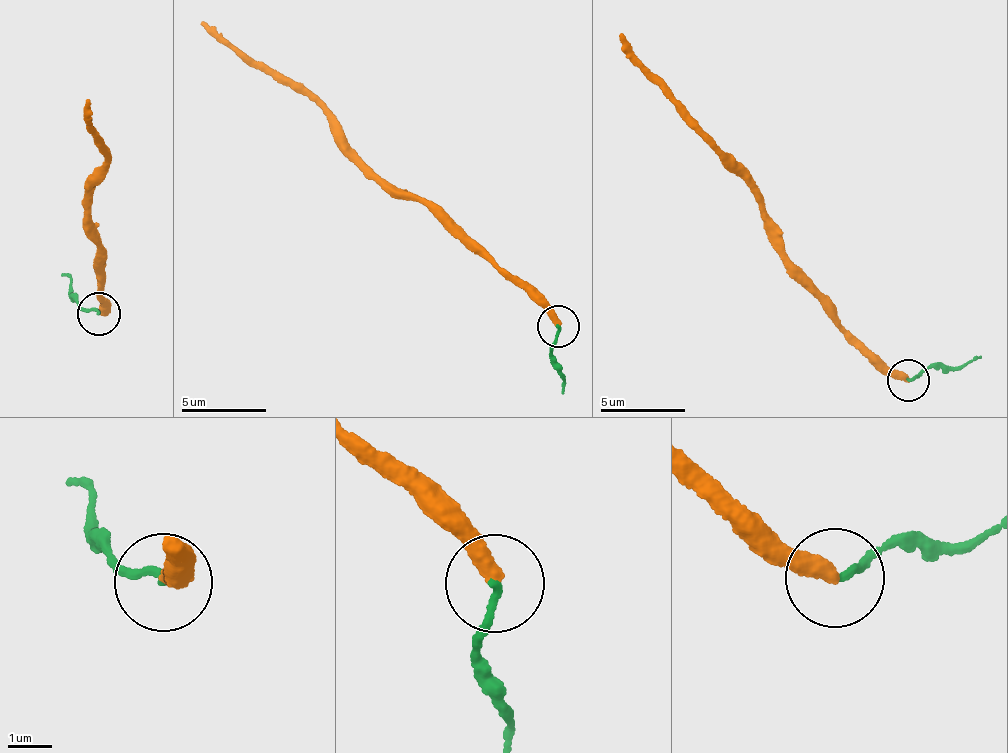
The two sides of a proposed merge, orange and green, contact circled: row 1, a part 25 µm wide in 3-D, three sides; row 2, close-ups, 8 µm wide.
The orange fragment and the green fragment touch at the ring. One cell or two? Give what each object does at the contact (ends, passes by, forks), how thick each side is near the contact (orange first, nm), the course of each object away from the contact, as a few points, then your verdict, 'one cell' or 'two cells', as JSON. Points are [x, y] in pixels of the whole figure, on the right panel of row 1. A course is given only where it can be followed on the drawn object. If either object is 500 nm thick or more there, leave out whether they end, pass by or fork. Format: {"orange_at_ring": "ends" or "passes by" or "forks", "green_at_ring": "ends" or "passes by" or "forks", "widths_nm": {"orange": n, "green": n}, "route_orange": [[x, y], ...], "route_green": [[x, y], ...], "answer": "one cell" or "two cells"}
{"orange_at_ring": "ends", "green_at_ring": "ends", "widths_nm": {"orange": 400, "green": 170}, "route_orange": [[909, 379], [899, 375], [836, 321], [833, 299], [784, 256], [782, 232], [764, 215], [758, 188], [618, 34]], "route_green": [[909, 379], [933, 367], [961, 366], [981, 358]], "answer": "two cells"}

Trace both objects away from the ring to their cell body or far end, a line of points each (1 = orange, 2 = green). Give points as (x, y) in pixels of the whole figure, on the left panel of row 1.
1: (99, 312), (106, 309), (97, 287), (100, 266), (89, 192), (104, 164), (87, 102)
2: (99, 312), (72, 301), (69, 289), (71, 276), (60, 276)

